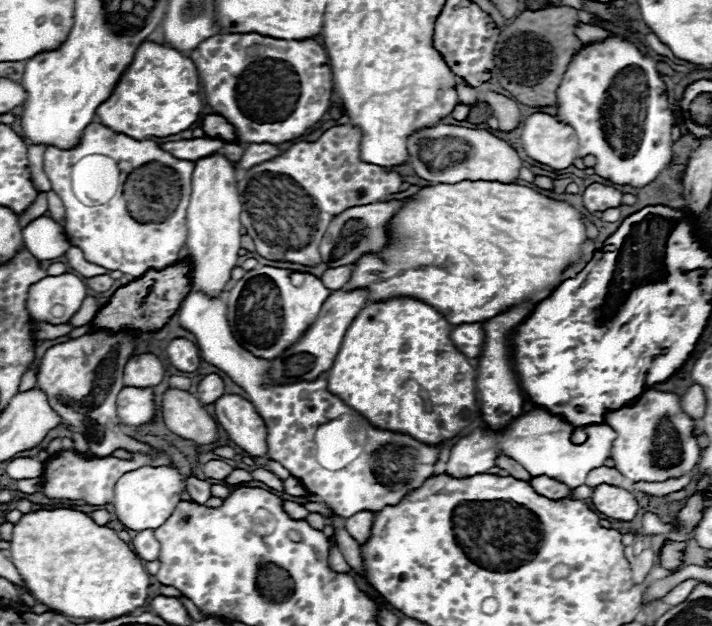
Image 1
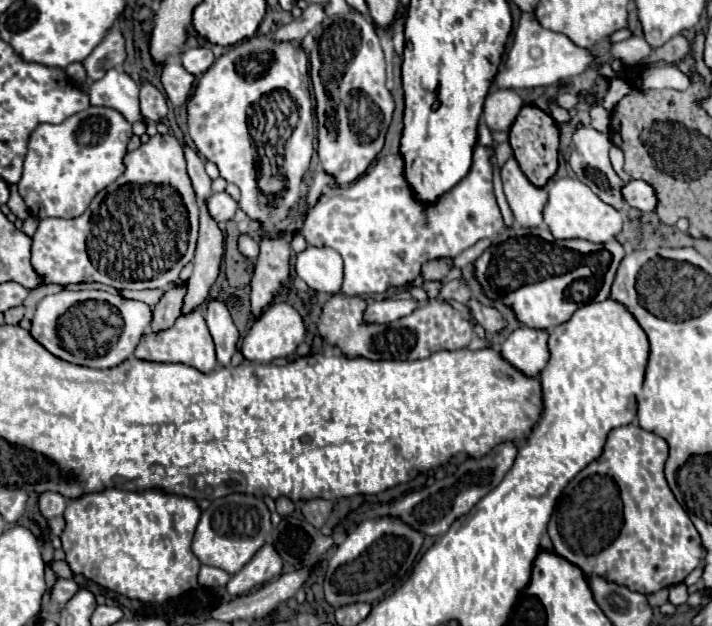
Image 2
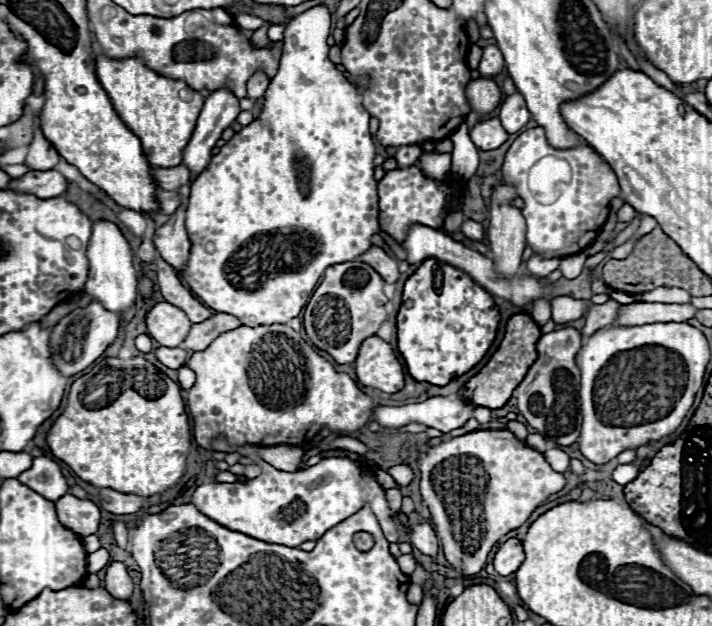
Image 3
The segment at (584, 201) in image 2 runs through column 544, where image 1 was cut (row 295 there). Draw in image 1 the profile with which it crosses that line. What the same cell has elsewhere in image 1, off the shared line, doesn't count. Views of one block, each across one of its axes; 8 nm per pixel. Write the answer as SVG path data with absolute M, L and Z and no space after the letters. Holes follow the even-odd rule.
M220 154L196 162L192 174L192 196L186 212L186 258L192 262L190 292L204 292L210 298L224 294L230 284L230 272L238 264L240 250L240 196L236 188L236 170Z

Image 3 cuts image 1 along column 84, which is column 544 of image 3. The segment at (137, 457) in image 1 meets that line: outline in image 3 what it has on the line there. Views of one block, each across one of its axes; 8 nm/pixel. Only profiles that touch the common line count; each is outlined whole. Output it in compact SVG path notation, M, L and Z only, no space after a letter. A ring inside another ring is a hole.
M472 430L430 446L426 458L422 450L412 456L418 458L422 500L432 514L444 556L464 576L478 574L492 546L504 534L520 528L548 496L566 486L564 474L552 470L538 450L508 430Z

